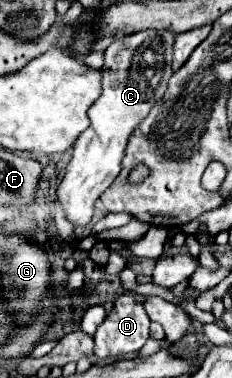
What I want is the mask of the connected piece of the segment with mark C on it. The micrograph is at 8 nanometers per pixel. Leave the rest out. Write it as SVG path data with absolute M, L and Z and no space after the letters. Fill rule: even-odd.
M142 30L118 38L104 50L102 66L102 94L90 106L90 126L78 136L72 160L58 186L60 202L68 220L74 226L90 222L94 202L120 174L124 150L134 128L146 118L156 102L166 94L168 80L172 76L172 44L176 36L168 30Z

